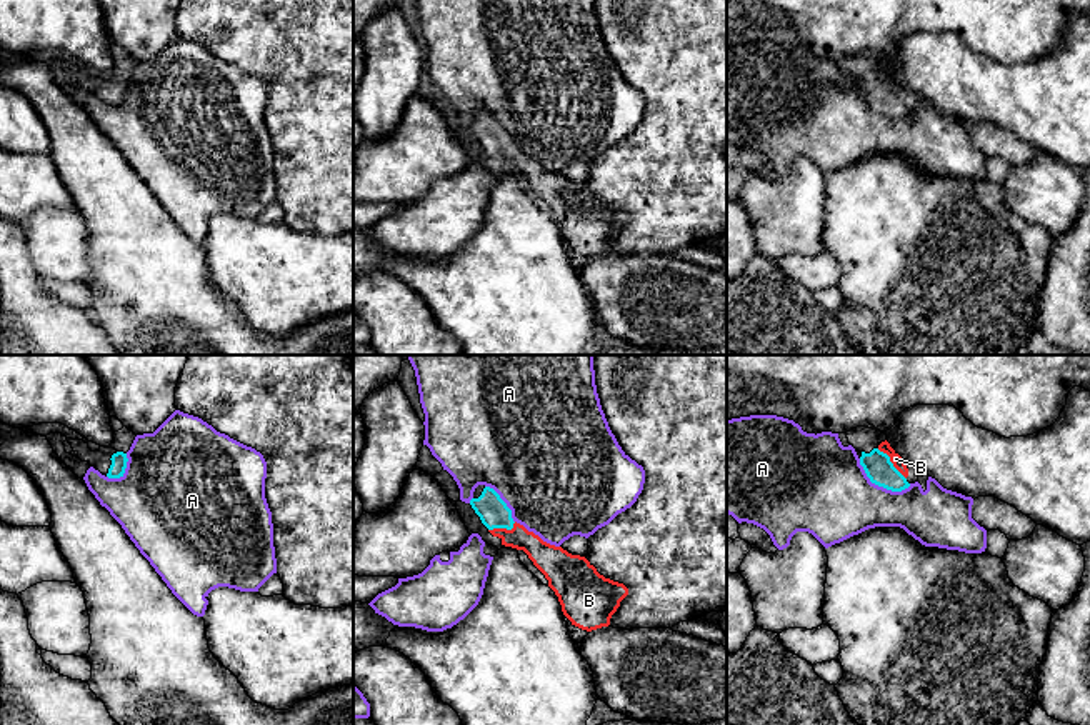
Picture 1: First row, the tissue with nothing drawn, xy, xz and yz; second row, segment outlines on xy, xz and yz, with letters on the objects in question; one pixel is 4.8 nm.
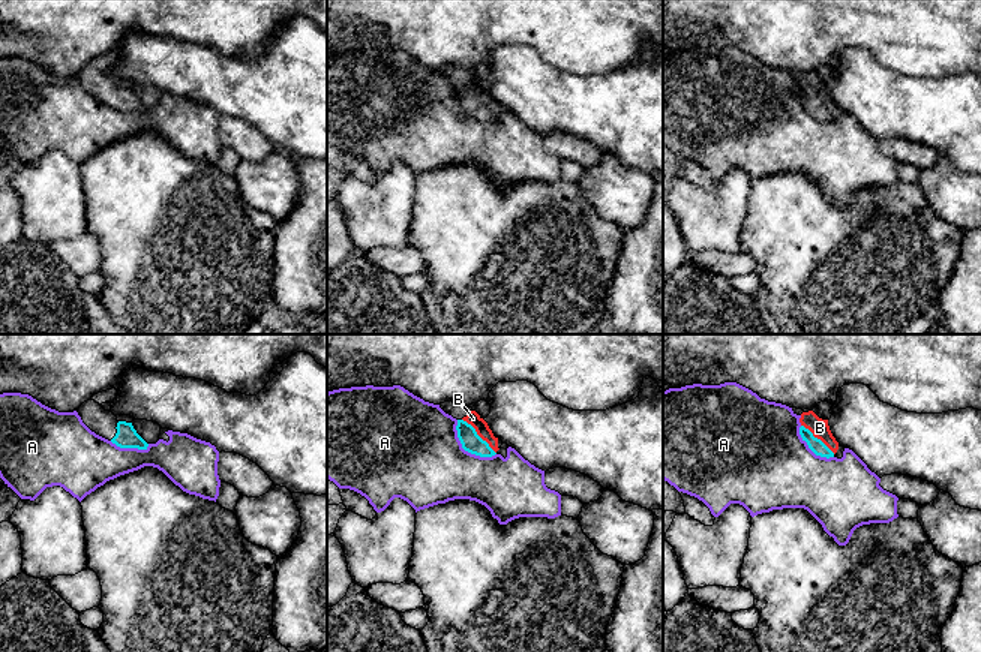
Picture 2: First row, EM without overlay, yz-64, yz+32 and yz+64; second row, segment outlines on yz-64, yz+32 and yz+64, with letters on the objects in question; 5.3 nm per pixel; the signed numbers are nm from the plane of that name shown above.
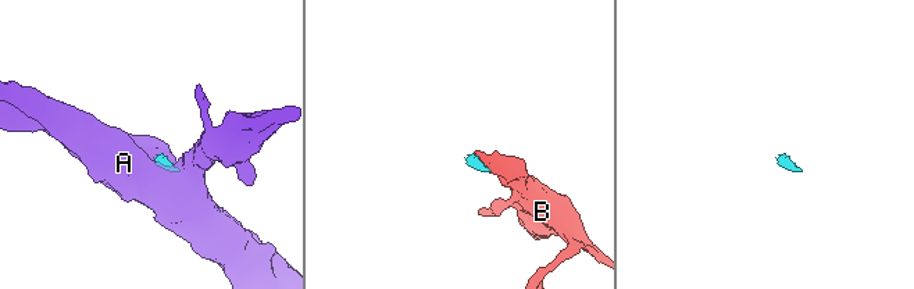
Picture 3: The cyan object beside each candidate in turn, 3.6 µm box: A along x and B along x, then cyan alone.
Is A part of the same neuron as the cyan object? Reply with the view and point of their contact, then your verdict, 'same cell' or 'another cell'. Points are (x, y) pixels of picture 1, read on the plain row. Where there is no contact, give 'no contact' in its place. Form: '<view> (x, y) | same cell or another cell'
yz (880, 112) | another cell

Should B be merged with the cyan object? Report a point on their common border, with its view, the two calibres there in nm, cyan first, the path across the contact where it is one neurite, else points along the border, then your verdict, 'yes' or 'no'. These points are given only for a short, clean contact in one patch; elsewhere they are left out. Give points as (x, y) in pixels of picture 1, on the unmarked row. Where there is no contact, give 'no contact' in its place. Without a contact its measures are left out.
contact yz (890, 89); calibres 140 and 60 nm; way yz (877, 92), (890, 89), (895, 85); yes

